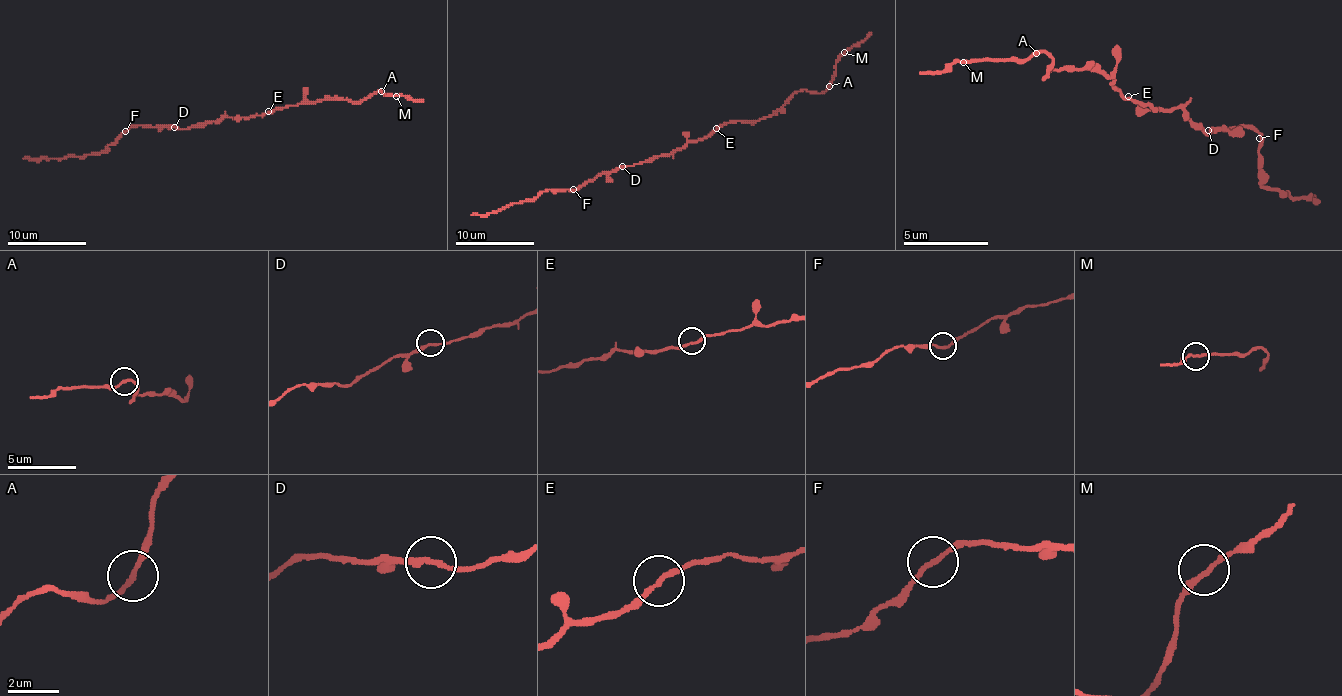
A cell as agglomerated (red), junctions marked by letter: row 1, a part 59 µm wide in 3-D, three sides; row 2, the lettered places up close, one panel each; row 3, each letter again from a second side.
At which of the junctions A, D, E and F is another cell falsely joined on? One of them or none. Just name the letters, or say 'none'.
none

